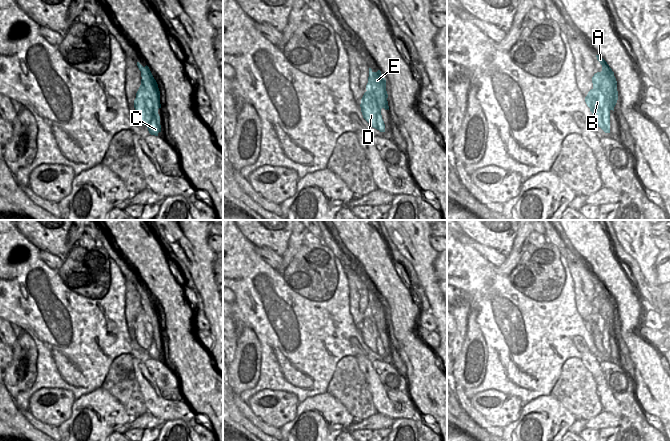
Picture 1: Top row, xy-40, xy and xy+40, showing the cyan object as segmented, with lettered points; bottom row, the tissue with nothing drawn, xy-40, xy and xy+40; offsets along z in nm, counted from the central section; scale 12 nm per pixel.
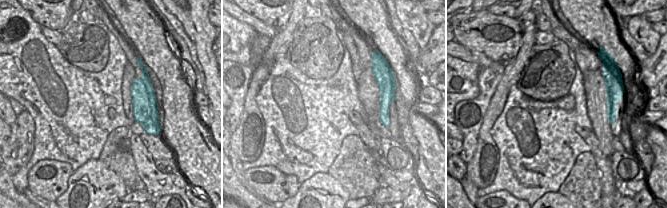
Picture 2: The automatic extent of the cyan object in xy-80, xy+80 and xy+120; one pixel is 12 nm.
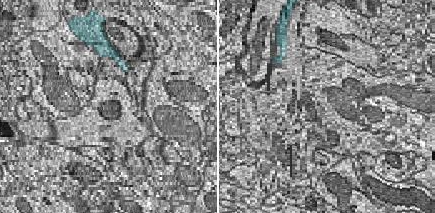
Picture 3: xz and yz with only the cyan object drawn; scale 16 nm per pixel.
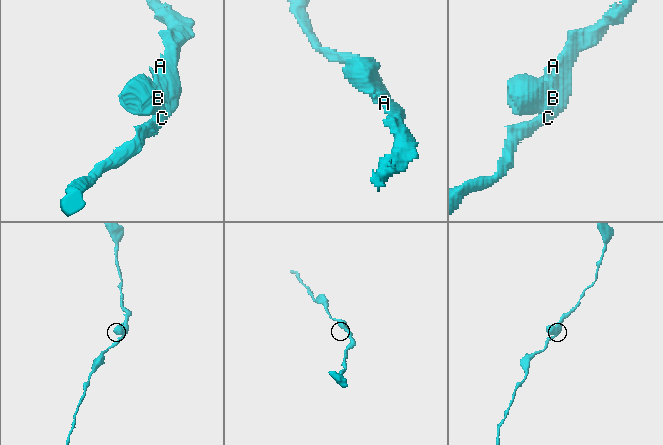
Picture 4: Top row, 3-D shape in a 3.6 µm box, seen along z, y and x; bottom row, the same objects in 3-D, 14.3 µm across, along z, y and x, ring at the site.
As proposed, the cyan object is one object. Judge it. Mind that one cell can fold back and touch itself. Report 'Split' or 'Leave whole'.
Leave whole

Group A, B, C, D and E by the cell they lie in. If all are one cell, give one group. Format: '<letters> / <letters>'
A B C D E

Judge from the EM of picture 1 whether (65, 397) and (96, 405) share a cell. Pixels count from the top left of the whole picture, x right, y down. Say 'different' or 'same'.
different

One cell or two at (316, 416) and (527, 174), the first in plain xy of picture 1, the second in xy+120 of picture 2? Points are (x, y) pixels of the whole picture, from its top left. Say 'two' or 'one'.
two

